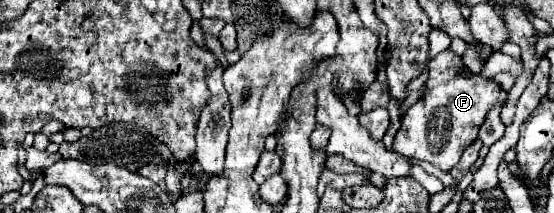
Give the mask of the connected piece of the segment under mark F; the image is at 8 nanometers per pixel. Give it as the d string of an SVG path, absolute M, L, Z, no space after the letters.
M444 50L434 56L428 68L430 74L426 82L426 96L406 110L392 150L406 158L426 160L442 172L450 172L460 160L460 154L476 140L488 110L498 102L500 88L482 74L462 78L462 58L452 50Z

